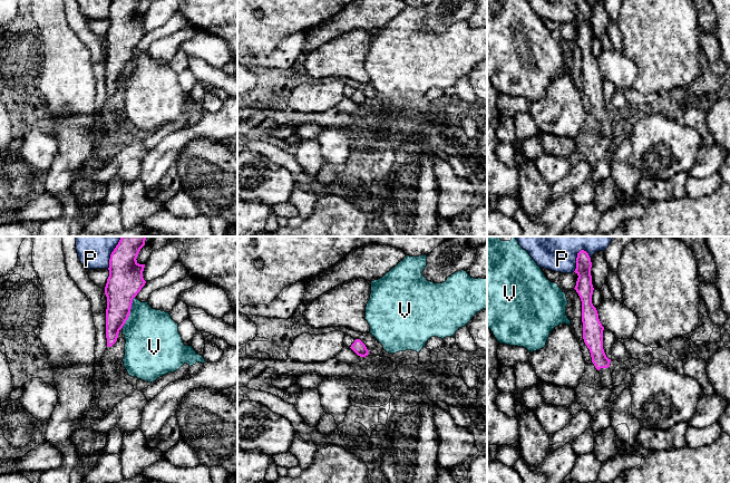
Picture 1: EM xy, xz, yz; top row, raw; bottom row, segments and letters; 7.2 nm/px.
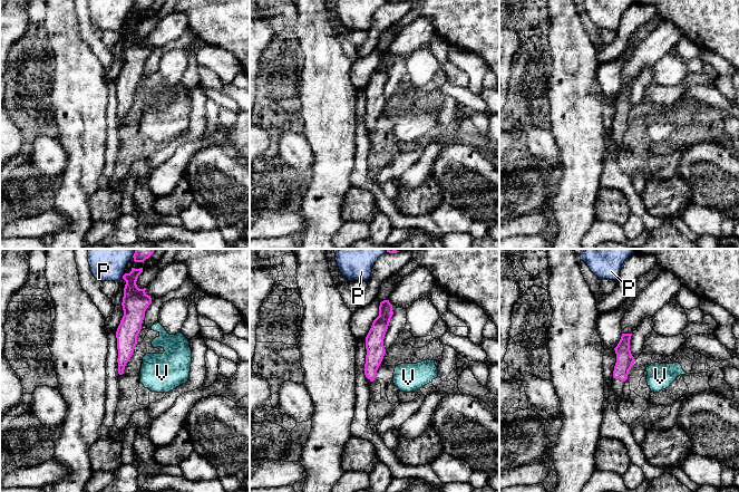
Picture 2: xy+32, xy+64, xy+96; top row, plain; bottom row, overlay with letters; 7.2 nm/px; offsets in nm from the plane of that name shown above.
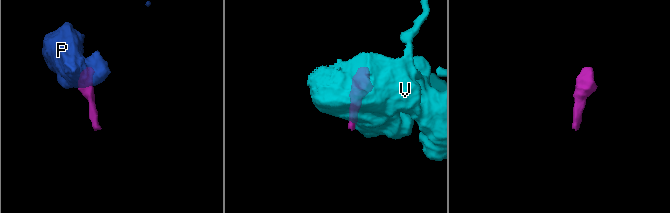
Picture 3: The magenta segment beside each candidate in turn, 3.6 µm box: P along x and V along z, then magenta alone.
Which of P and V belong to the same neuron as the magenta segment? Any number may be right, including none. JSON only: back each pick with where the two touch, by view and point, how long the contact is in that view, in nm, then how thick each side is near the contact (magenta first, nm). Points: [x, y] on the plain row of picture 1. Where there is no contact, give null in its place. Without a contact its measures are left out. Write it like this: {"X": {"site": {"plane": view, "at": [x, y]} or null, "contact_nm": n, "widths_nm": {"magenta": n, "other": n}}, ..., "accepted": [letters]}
{"accepted": []}

